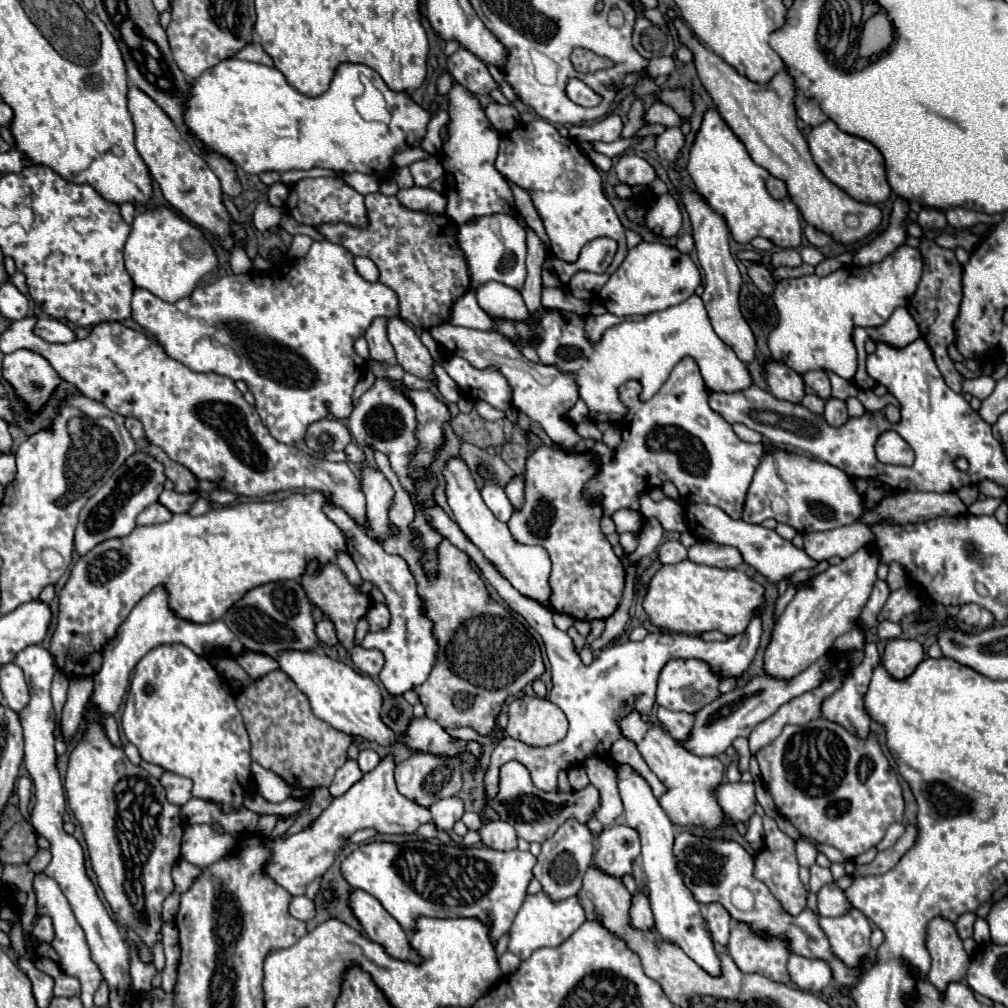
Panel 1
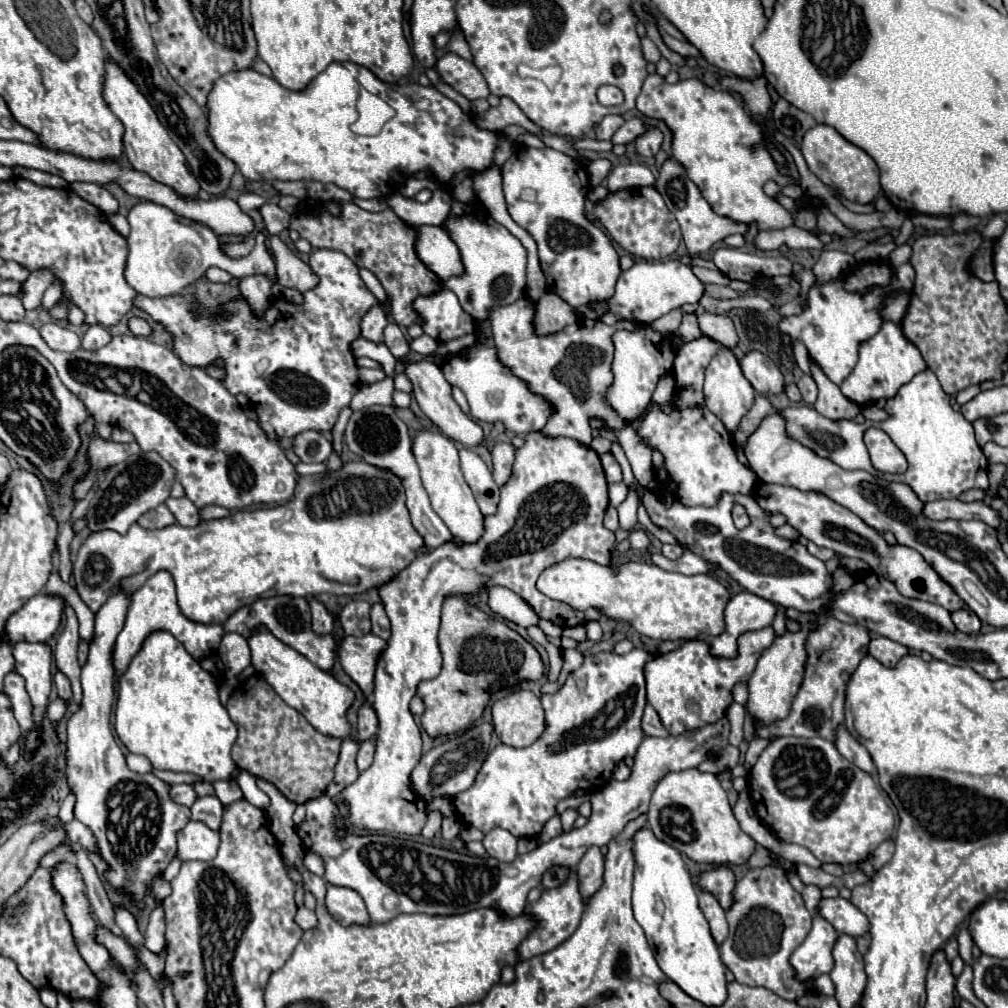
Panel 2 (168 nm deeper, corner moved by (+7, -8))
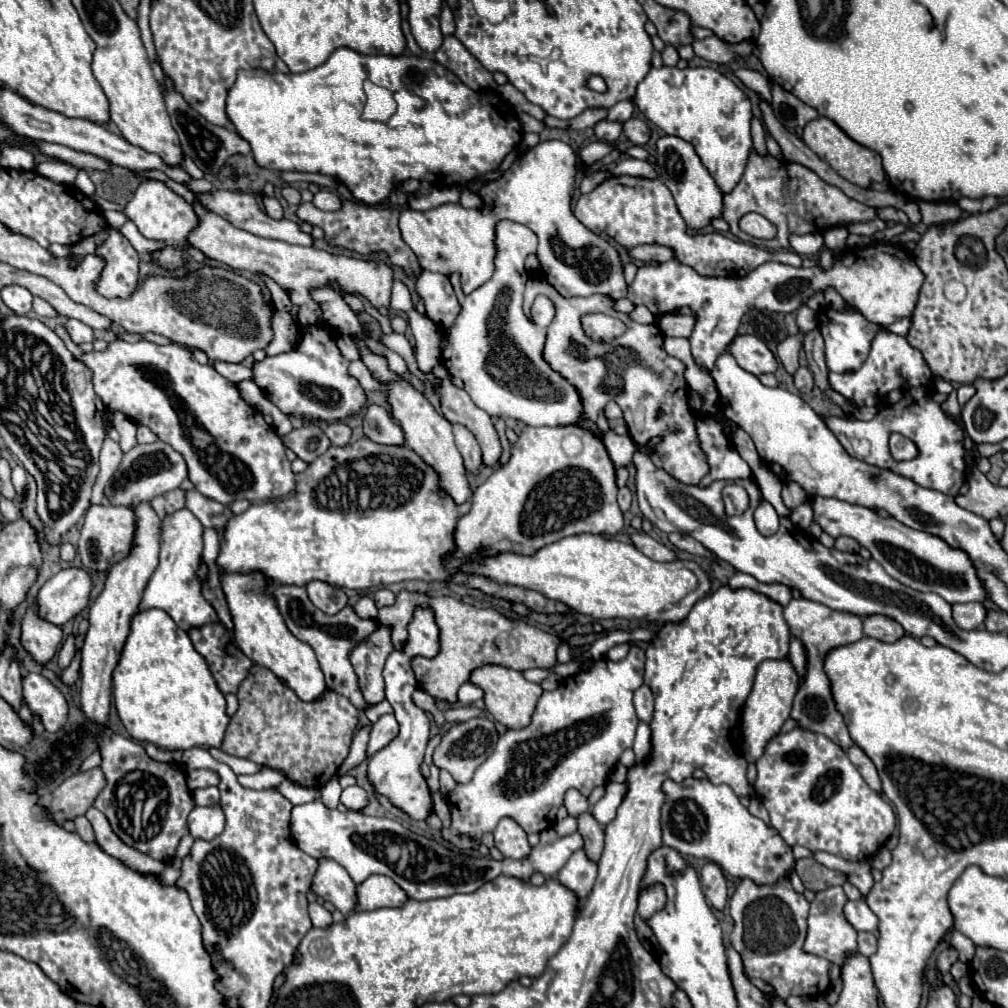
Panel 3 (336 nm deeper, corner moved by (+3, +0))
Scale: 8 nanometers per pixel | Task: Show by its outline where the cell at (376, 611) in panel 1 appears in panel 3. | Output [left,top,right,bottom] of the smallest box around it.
[373,590,395,608]

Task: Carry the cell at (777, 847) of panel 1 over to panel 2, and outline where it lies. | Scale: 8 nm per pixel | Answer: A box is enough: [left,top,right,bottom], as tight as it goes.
[721,866,815,1002]

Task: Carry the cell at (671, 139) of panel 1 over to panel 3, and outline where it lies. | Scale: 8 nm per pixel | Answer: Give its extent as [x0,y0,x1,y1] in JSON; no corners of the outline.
[623,118,651,146]

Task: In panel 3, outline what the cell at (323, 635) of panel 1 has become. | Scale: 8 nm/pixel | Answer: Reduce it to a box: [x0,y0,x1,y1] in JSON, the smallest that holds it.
[307,580,347,614]

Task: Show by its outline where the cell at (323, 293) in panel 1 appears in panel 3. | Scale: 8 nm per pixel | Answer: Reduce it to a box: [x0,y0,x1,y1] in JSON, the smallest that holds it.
[253,324,365,420]

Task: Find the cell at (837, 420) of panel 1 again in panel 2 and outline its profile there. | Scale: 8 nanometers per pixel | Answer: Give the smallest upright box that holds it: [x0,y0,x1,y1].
[809,360,861,420]

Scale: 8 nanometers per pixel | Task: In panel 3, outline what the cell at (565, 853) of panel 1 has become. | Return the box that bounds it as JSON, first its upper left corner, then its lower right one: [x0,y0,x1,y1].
[565,790,589,816]

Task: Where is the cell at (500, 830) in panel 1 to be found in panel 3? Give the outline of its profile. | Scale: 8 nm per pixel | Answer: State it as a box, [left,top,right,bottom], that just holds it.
[493,818,531,858]

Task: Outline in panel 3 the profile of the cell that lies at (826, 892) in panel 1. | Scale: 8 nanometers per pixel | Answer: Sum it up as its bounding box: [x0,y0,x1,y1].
[845,900,877,932]

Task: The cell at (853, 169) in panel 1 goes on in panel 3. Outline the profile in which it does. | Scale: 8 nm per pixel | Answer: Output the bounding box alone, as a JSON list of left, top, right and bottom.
[803,116,885,188]

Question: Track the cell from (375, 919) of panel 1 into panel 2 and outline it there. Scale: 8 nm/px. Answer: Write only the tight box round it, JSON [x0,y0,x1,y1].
[325,884,369,926]

